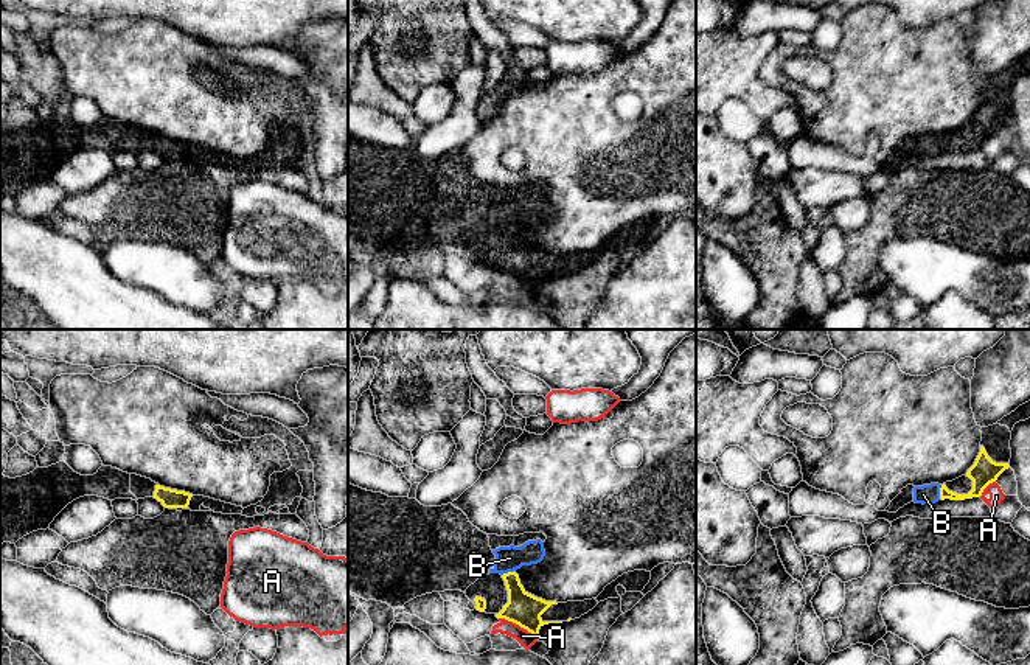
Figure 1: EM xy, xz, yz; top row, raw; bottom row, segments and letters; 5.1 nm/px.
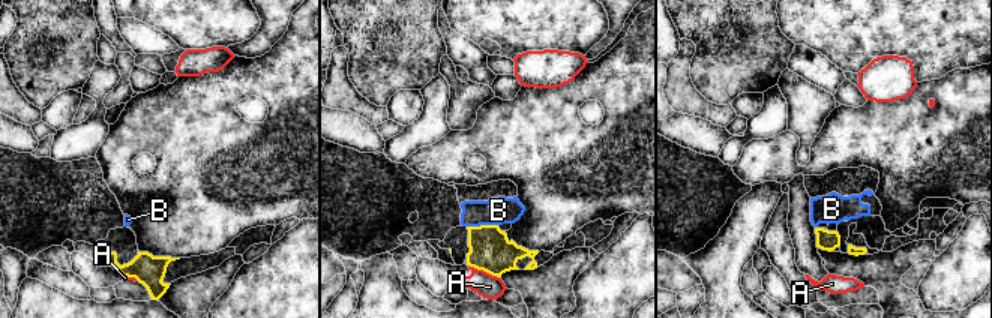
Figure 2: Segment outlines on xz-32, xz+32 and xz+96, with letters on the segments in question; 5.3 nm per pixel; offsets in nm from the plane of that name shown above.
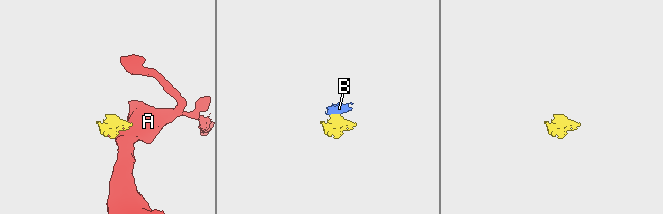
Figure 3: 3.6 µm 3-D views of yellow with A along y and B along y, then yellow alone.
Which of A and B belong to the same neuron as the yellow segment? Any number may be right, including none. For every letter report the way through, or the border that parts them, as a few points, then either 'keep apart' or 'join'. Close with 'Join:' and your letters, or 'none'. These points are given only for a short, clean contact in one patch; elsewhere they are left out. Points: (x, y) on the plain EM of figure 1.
A: border along xz (499, 269), (518, 275), (536, 289); keep apart
B: runs through yz (984, 123), (968, 148), (940, 143), (923, 146); join
Join: B

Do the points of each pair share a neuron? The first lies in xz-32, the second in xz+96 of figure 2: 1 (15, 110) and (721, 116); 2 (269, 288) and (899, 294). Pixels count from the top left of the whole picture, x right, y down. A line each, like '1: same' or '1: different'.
1: same
2: different

